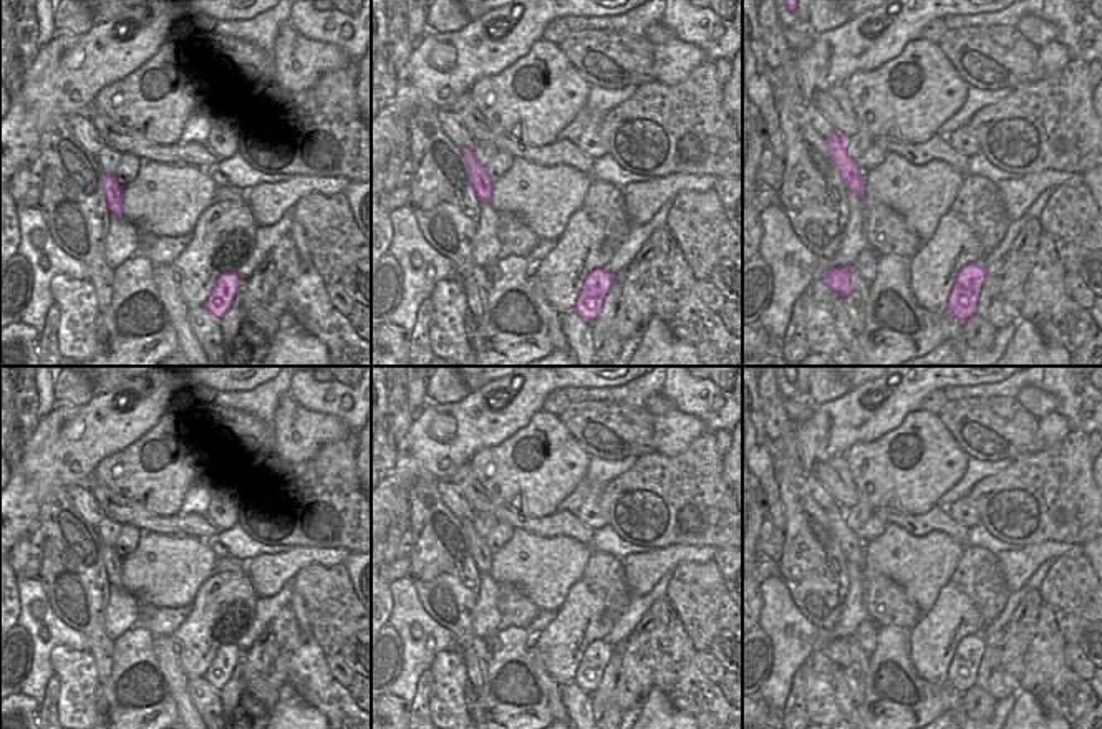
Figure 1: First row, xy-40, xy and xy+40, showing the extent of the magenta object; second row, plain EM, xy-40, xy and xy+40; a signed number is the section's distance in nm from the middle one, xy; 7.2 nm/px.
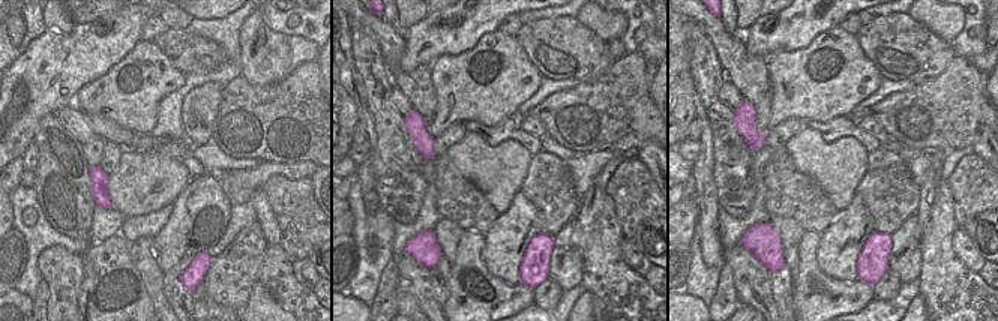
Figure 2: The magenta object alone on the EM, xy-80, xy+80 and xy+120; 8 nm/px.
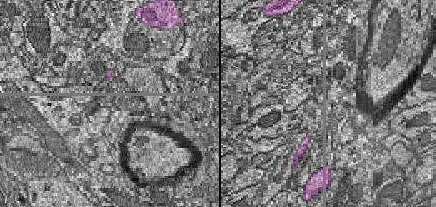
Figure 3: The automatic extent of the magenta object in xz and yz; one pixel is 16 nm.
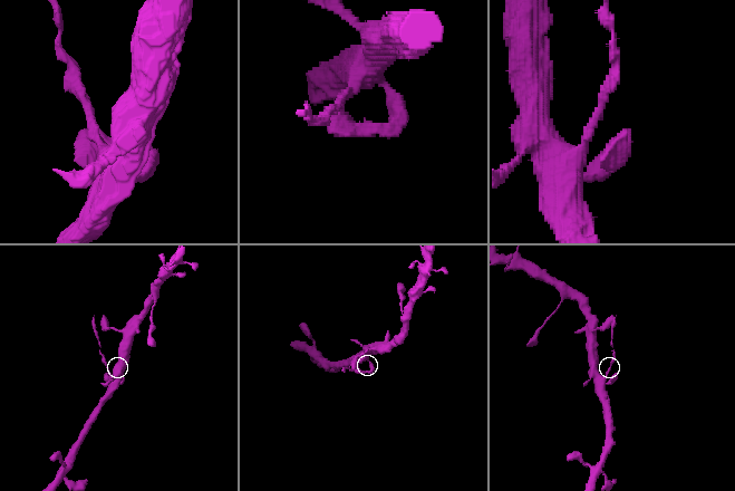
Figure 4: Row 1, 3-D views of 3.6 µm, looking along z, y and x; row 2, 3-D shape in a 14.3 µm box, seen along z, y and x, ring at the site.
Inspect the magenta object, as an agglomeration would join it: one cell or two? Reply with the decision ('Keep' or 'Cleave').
Cleave

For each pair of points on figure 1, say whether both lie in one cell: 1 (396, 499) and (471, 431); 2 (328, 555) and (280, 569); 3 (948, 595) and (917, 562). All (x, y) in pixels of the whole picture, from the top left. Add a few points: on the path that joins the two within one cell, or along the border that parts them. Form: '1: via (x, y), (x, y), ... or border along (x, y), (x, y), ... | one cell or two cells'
1: via (403, 477), (436, 444), (449, 444) | one cell
2: via (317, 555), (304, 555), (292, 560) | one cell
3: border along (948, 580), (937, 600), (923, 613) | two cells

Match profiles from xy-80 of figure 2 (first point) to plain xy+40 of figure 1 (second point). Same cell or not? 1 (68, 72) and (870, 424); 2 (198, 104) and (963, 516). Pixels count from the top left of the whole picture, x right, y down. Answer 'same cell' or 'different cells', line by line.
1: same cell
2: same cell

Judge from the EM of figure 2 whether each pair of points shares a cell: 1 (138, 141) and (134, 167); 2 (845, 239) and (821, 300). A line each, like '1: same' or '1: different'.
1: different
2: different

